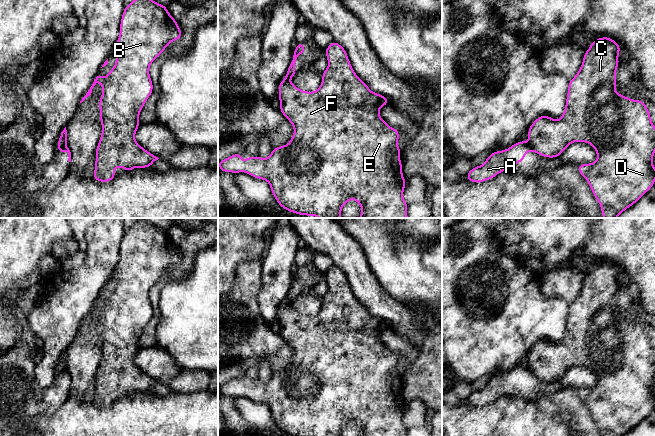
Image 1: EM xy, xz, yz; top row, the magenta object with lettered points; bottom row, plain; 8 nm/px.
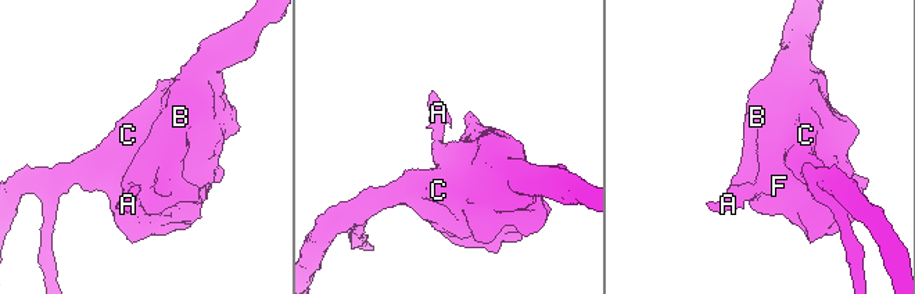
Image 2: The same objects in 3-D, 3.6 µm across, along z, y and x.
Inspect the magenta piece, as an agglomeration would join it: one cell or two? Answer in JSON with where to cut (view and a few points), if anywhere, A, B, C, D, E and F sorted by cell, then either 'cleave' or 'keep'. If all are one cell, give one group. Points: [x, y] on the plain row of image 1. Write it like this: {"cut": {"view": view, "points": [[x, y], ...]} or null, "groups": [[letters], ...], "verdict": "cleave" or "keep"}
{"cut": {"view": "yz", "points": [[527, 367], [535, 375]]}, "groups": [["A"], ["B", "C", "D", "E", "F"]], "verdict": "cleave"}

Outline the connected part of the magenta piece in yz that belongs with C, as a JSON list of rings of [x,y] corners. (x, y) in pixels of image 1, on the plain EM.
[[[601,261],[593,264],[589,273],[584,277],[584,282],[579,295],[574,300],[574,302],[569,305],[566,329],[560,343],[555,344],[552,341],[542,339],[531,348],[528,354],[528,368],[537,378],[542,381],[558,381],[571,367],[577,365],[589,367],[595,373],[597,377],[597,384],[594,387],[579,388],[578,394],[580,399],[587,404],[594,421],[601,430],[601,436],[625,435],[626,433],[634,429],[646,416],[648,416],[653,411],[653,408],[655,406],[655,391],[653,390],[652,386],[653,379],[655,378],[655,350],[653,349],[650,341],[651,337],[648,335],[646,328],[642,324],[632,324],[626,320],[620,319],[615,315],[615,312],[617,310],[616,294],[620,287],[618,284],[620,274],[621,272],[619,268],[616,265],[612,264],[610,261]]]

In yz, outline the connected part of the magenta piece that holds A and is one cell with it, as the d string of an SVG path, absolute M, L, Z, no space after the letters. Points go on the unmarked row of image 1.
M523 364L513 368L506 374L494 375L481 390L473 391L466 398L467 404L475 407L490 404L497 398L506 395L508 389L516 389L523 385L526 376L535 375Z

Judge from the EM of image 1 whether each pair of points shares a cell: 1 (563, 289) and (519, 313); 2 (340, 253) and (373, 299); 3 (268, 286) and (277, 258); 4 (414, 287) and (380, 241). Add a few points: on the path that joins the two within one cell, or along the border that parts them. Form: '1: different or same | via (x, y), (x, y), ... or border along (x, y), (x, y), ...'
1: different | border along (539, 275), (546, 296), (562, 297), (569, 304)
2: same | via (351, 264), (357, 270), (365, 288)
3: same | via (275, 279), (277, 265)
4: same | via (403, 276), (390, 252)

